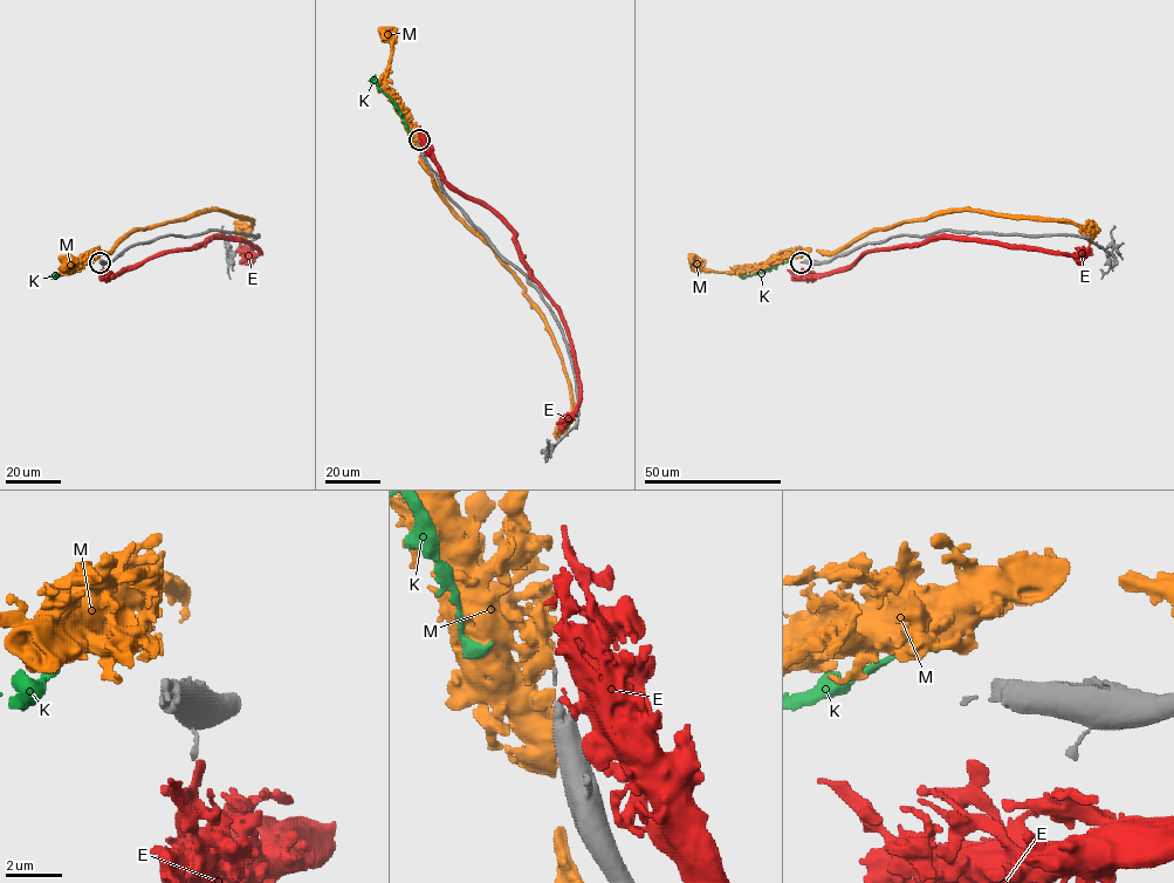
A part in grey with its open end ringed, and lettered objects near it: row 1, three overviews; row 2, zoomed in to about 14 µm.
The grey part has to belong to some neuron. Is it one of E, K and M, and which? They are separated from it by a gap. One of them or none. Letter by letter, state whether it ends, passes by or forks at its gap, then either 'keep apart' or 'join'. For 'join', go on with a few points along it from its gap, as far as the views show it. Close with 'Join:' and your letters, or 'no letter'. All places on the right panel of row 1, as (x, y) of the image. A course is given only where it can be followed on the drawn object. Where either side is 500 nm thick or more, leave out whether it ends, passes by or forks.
E: it ends there; keep apart
K: it ends there; keep apart
M: it ends there; keep apart
Join: no letter

